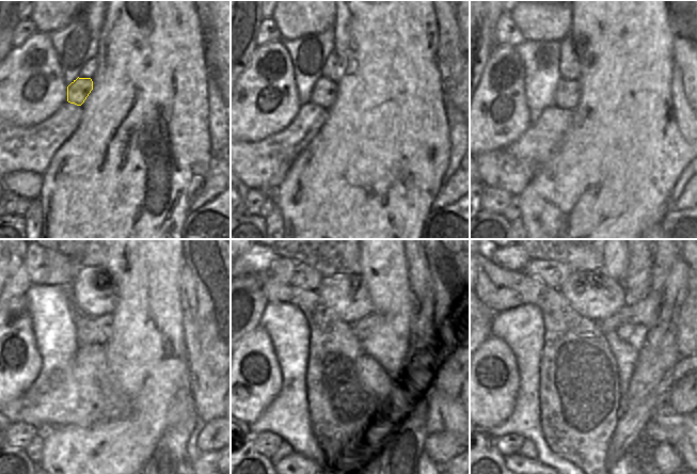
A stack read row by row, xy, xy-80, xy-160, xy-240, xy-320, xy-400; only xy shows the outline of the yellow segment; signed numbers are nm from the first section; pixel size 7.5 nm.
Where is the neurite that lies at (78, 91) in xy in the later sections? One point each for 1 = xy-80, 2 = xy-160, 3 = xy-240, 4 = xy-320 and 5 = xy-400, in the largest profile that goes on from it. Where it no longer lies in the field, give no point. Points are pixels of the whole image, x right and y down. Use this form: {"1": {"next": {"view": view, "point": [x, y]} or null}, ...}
{"1": {"next": {"view": "xy-80", "point": [323, 93]}}, "2": {"next": {"view": "xy-160", "point": [567, 96]}}, "3": {"next": {"view": "xy-240", "point": [99, 328]}}, "4": {"next": {"view": "xy-320", "point": [364, 328]}}, "5": {"next": {"view": "xy-400", "point": [646, 313]}}}

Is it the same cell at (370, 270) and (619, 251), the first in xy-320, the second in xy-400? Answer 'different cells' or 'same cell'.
same cell

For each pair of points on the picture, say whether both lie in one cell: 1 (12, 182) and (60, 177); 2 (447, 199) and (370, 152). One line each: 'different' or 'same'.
1: different
2: different

